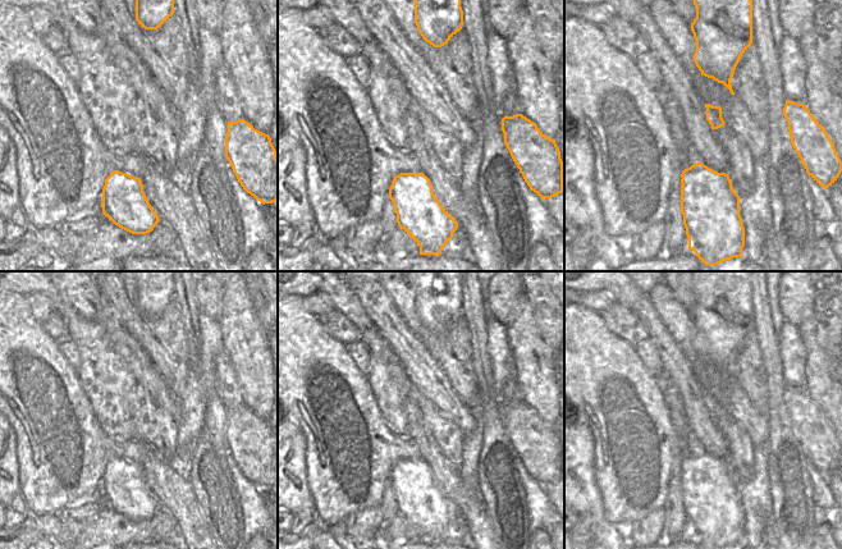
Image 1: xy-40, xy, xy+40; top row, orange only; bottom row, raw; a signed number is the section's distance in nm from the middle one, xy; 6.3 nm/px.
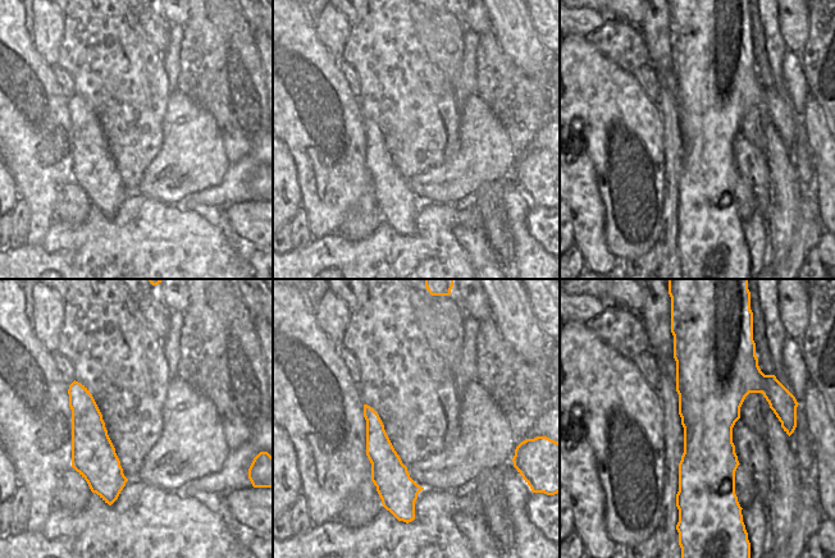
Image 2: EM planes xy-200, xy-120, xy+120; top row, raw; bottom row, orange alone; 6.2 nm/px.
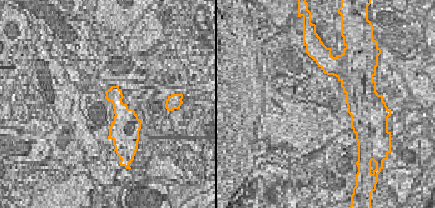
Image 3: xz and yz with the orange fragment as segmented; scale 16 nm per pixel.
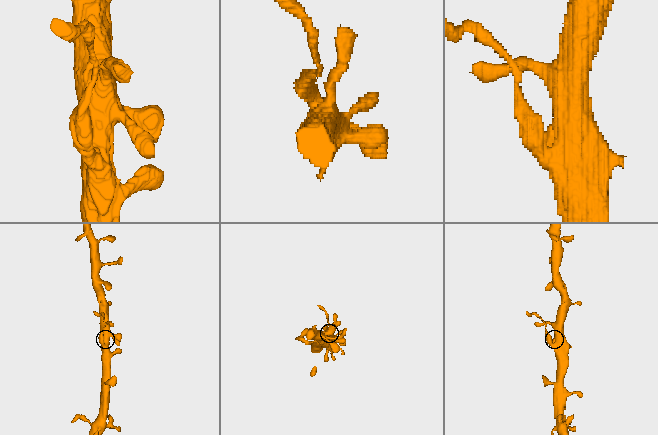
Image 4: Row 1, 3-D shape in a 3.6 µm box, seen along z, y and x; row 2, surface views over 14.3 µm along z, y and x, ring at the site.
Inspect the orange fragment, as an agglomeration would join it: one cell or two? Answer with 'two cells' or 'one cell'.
two cells

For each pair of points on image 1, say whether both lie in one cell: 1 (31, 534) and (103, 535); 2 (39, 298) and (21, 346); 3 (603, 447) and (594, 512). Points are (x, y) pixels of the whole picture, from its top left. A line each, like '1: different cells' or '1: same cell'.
1: same cell
2: different cells
3: different cells

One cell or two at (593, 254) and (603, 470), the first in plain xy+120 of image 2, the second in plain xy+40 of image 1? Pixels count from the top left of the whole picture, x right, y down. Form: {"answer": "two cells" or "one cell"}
{"answer": "two cells"}

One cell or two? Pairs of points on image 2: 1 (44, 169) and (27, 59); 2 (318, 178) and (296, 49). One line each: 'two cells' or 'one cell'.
1: one cell
2: one cell

